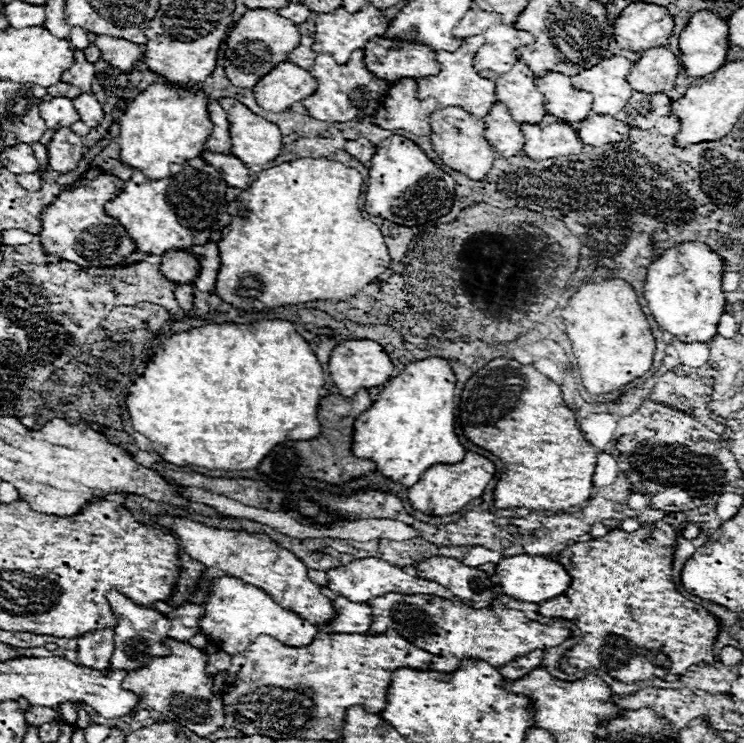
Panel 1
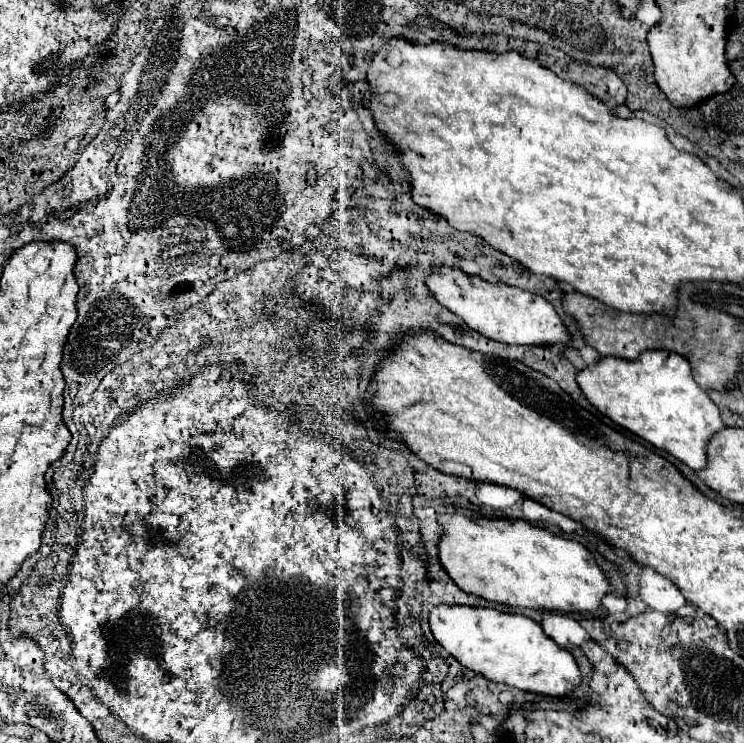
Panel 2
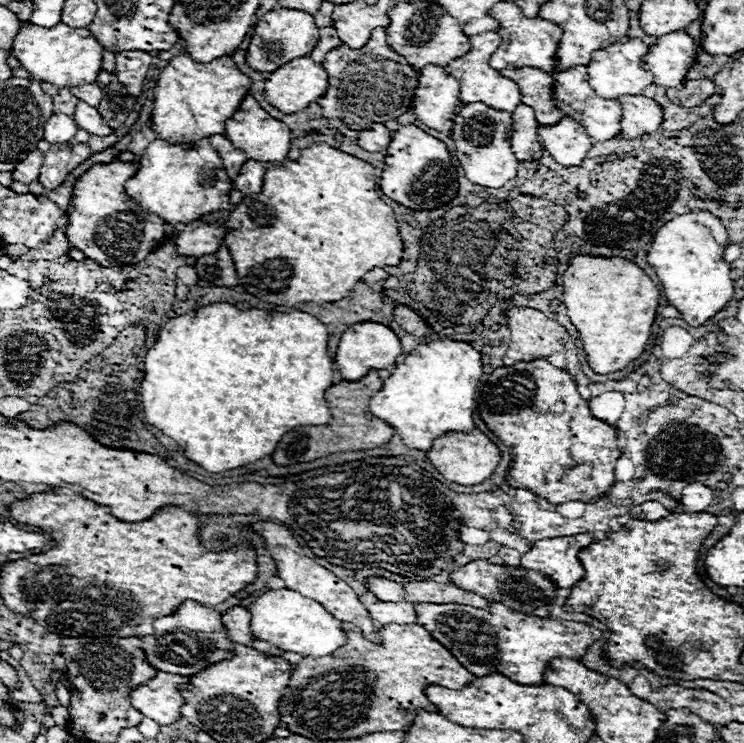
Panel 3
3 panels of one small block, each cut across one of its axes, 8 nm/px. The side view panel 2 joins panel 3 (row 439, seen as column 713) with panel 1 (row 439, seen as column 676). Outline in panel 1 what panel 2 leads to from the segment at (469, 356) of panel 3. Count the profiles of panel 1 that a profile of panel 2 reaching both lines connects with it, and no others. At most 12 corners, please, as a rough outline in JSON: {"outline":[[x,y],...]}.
{"outline":[[444,358],[408,364],[352,452],[406,488],[466,450]]}

